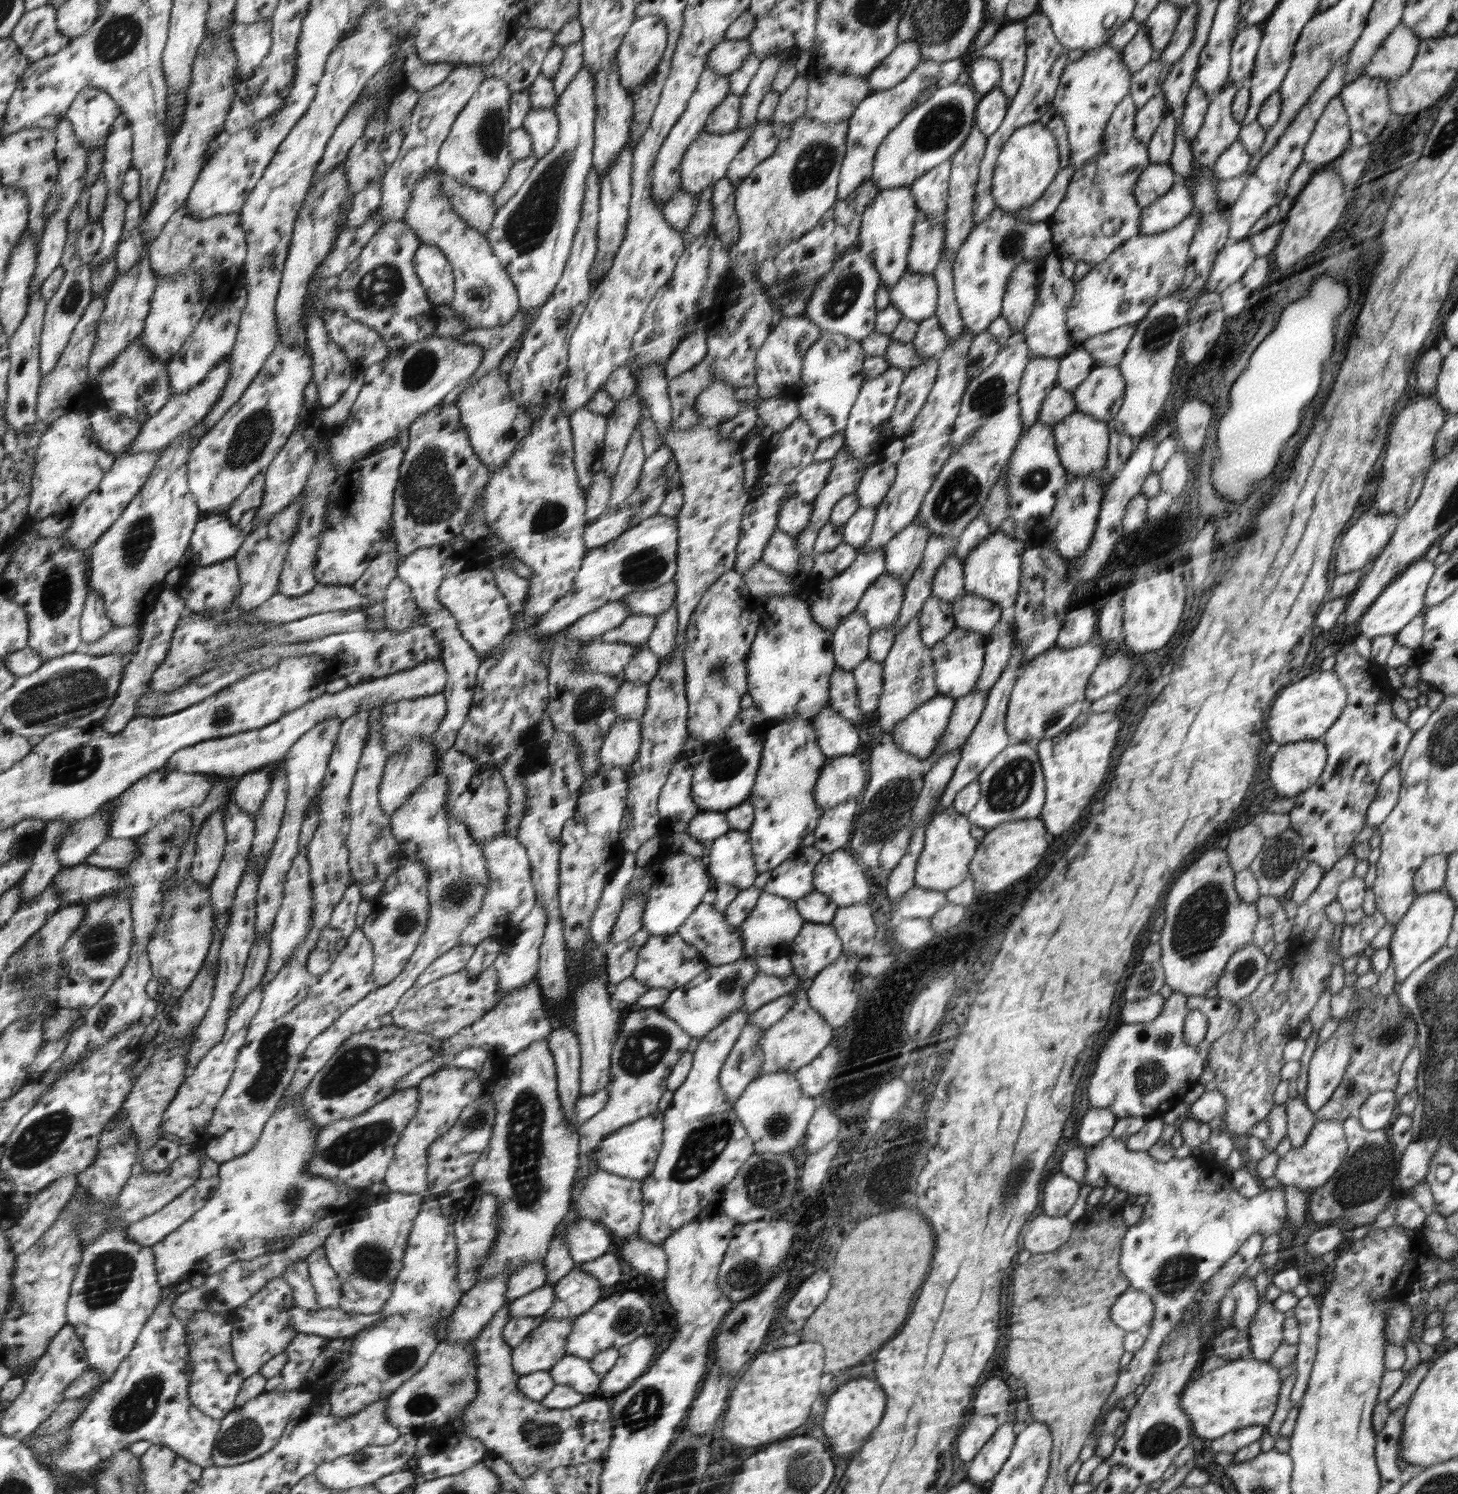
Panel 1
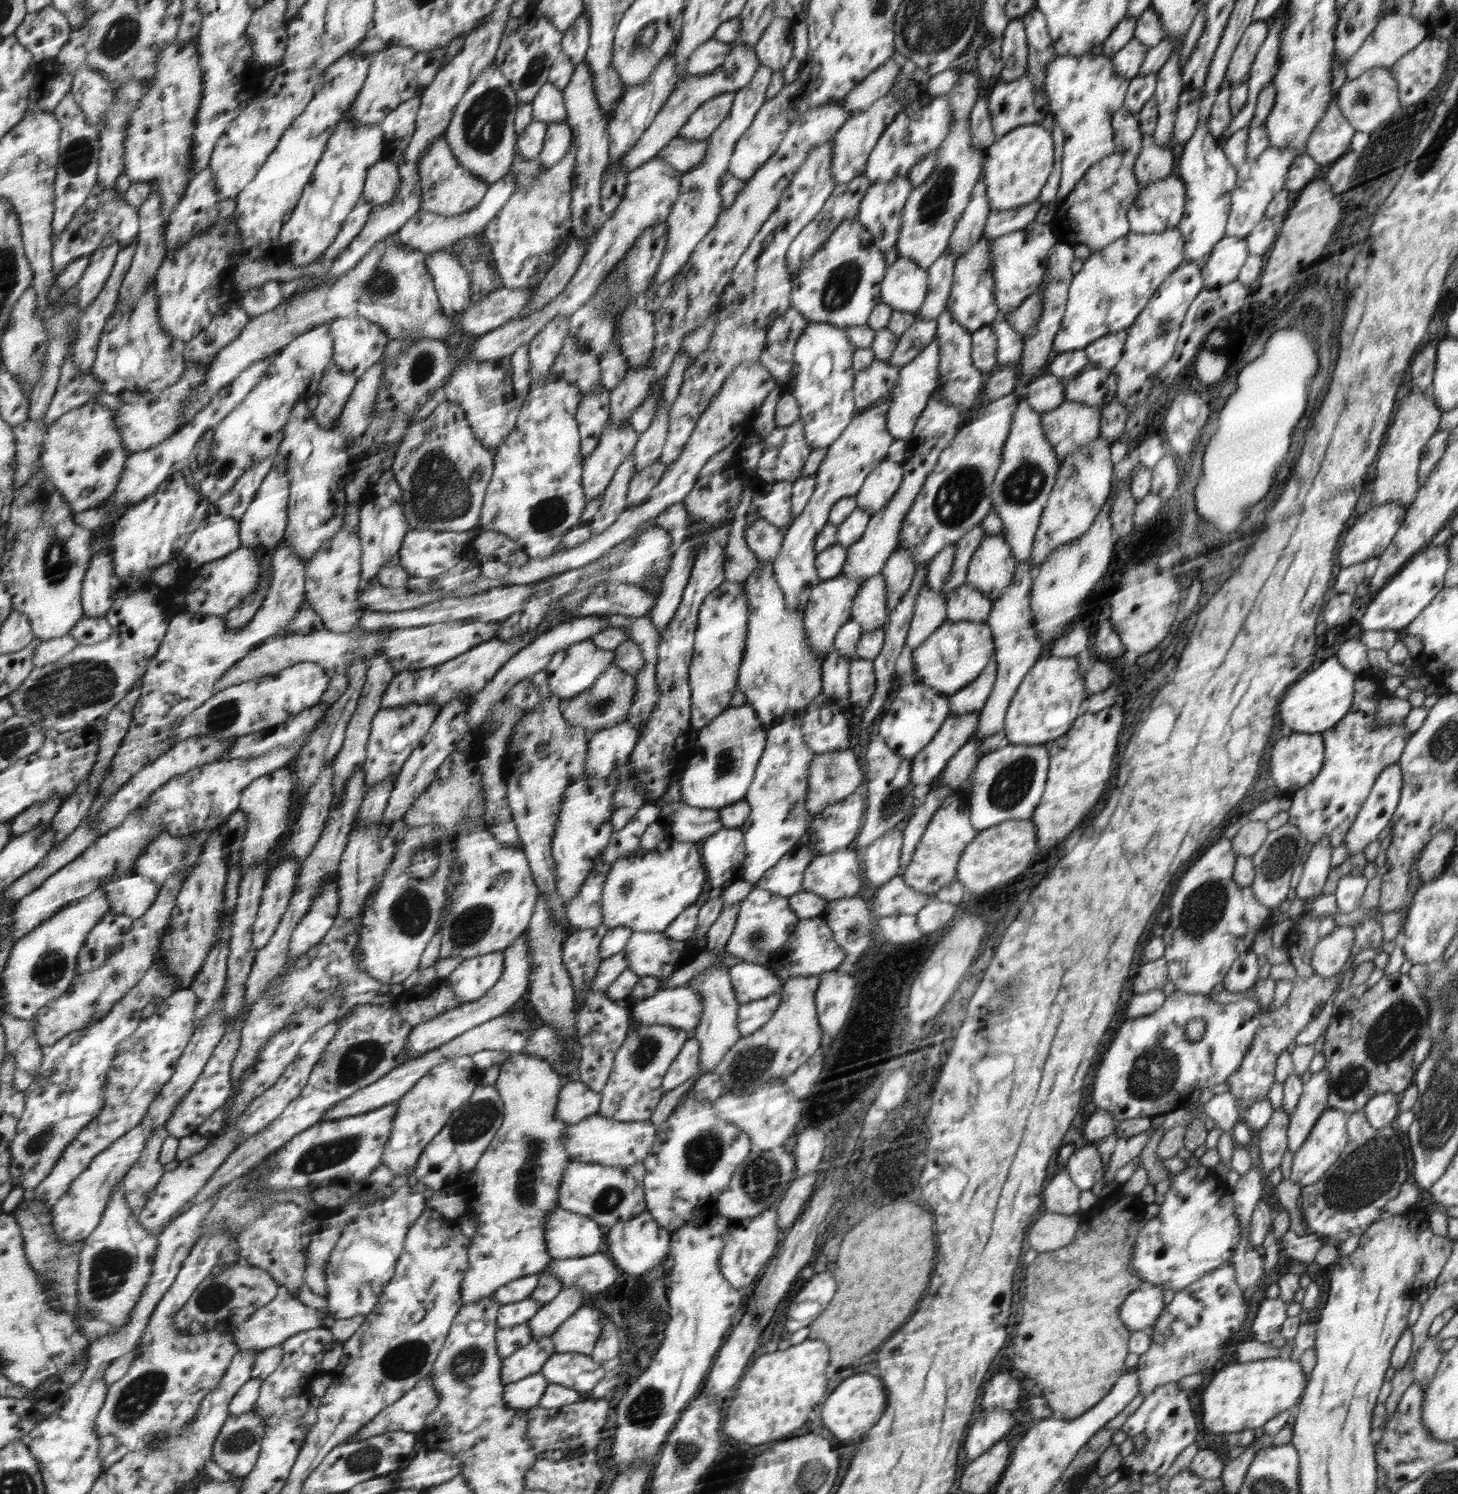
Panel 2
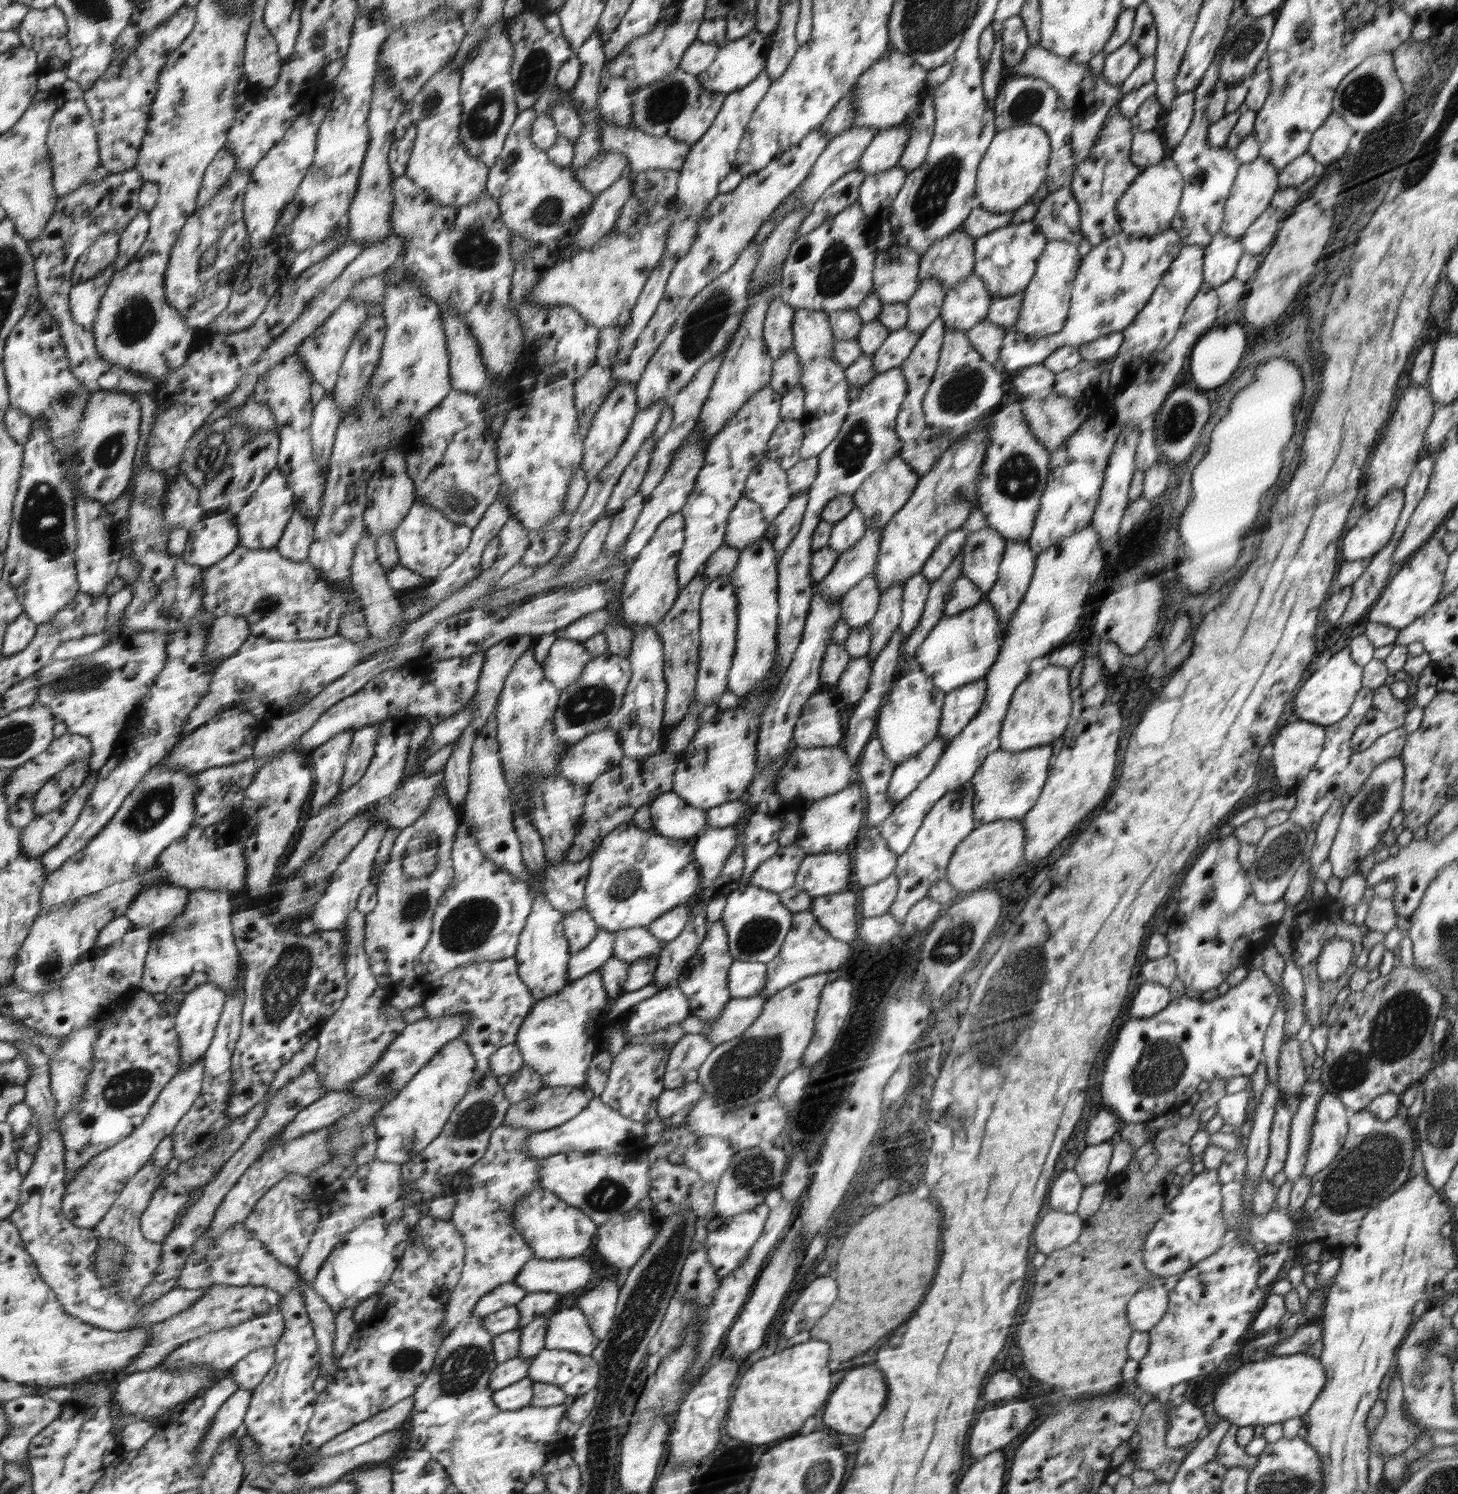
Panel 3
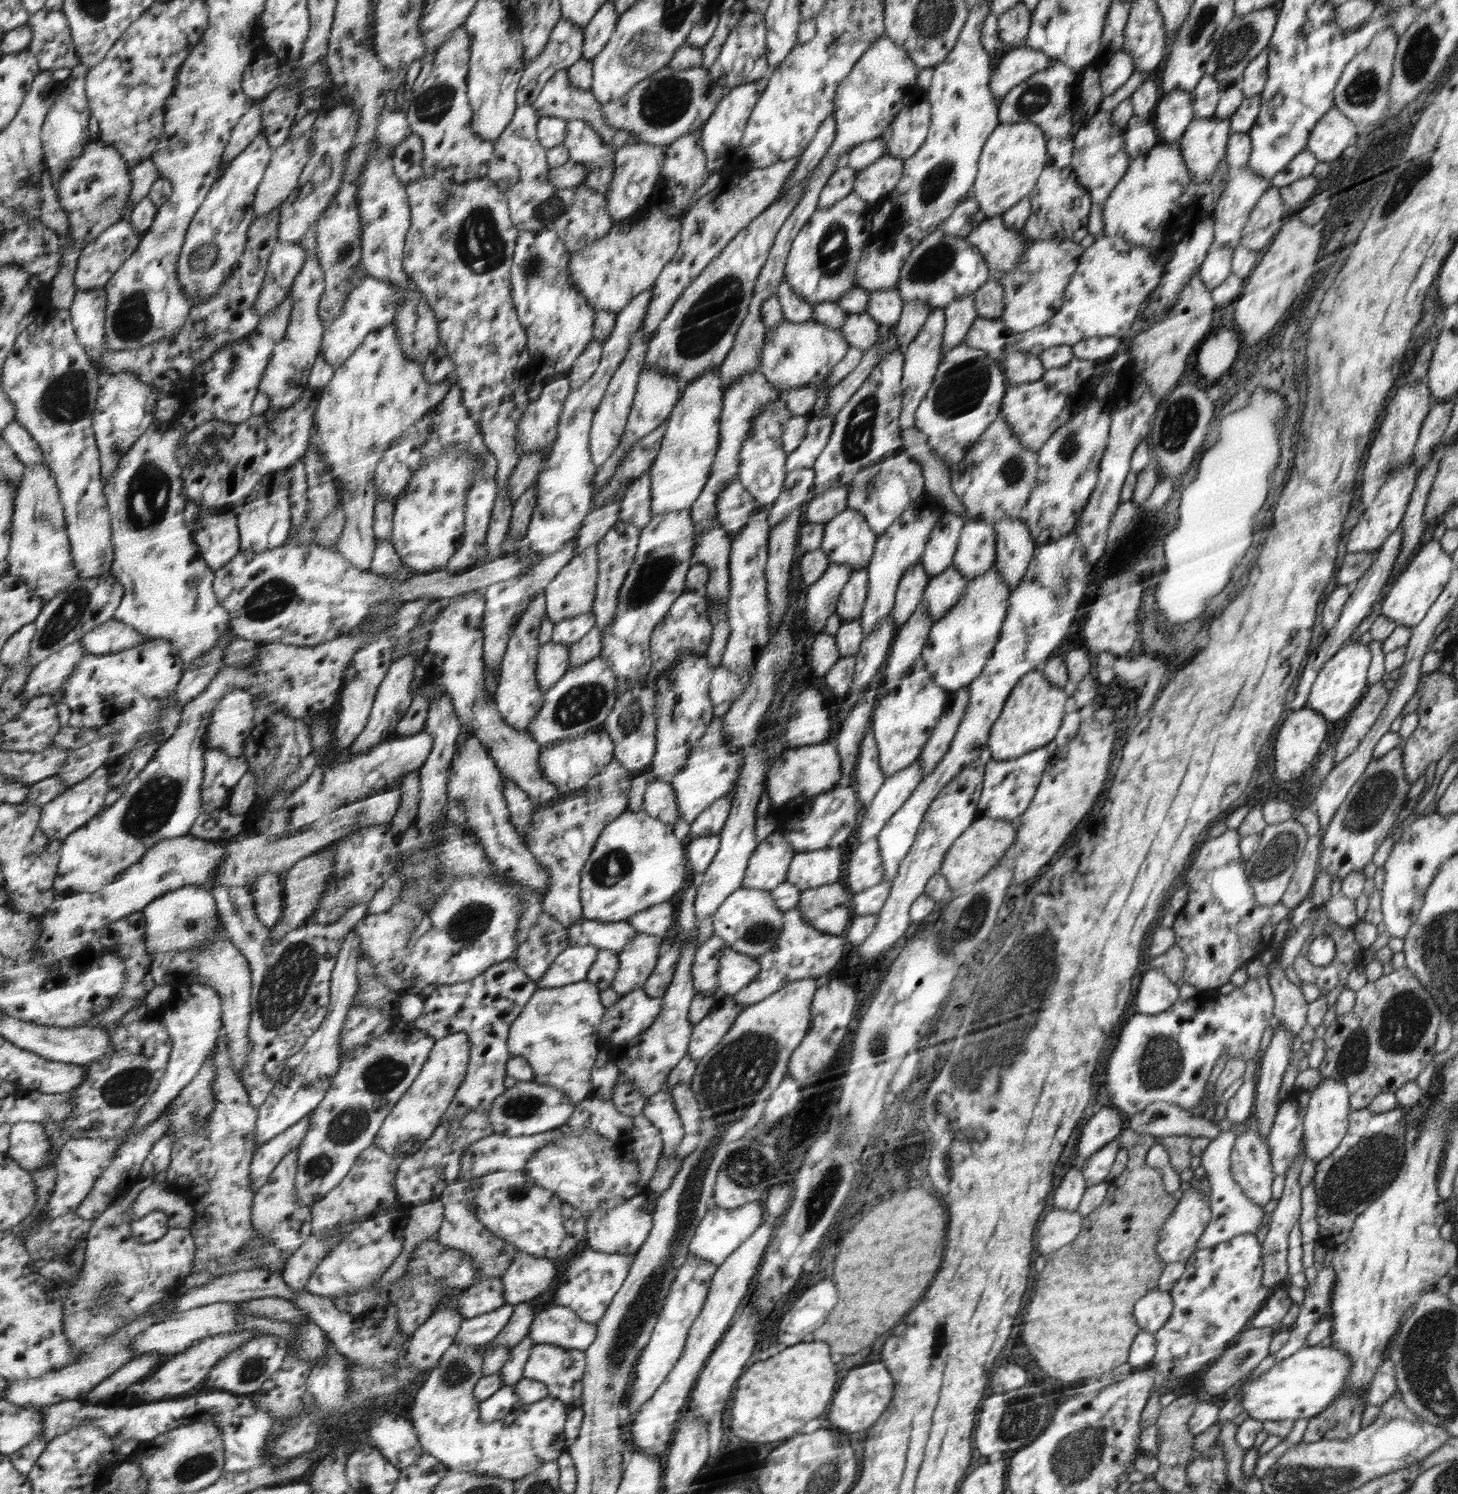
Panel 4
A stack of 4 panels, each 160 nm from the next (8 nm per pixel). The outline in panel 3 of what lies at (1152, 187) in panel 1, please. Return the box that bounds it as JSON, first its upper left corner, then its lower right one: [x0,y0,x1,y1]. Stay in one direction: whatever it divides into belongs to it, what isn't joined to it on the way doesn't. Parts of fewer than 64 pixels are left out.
[1131,130,1164,169]

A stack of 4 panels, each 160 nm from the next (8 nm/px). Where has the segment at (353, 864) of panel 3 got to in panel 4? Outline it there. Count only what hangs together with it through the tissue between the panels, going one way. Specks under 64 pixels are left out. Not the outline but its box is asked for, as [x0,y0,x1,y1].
[254,930,359,1150]

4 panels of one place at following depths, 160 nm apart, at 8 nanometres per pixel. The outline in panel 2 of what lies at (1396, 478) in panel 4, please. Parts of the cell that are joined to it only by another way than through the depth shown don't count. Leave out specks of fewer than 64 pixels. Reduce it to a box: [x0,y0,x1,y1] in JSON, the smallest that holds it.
[1338,502,1406,568]

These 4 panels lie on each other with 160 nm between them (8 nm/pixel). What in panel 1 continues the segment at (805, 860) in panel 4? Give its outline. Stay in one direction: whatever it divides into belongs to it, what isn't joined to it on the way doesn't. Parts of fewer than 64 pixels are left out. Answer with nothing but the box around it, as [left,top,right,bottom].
[815,849,868,907]

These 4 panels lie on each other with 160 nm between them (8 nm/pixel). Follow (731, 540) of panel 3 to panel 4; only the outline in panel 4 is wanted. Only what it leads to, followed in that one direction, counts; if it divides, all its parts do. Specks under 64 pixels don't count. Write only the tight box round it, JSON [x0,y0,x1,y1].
[717,482,755,539]

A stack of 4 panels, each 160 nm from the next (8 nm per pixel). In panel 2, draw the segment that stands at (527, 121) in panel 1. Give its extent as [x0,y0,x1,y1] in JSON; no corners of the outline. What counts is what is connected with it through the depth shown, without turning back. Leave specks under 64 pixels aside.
[538,122,573,168]

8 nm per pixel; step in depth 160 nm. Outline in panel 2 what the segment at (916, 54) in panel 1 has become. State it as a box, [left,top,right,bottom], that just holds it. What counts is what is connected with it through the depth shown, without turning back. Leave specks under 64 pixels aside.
[843,54,903,114]

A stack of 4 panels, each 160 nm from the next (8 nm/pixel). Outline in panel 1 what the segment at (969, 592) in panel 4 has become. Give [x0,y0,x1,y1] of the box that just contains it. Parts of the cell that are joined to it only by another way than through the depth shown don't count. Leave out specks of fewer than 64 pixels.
[931,627,987,700]

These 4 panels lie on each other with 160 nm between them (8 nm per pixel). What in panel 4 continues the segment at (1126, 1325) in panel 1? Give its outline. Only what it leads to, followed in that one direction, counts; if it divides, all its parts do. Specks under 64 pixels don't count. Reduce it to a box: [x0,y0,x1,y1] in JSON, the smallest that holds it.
[1133,1289,1173,1333]

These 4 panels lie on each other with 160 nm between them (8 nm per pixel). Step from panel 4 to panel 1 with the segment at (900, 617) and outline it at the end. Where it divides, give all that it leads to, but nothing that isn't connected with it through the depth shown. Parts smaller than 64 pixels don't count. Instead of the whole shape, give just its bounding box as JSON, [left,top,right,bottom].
[919,595,956,648]

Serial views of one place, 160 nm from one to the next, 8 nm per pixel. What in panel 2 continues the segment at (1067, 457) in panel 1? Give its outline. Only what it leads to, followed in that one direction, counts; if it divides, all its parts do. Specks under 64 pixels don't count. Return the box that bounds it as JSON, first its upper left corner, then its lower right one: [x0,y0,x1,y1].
[1041,399,1101,463]

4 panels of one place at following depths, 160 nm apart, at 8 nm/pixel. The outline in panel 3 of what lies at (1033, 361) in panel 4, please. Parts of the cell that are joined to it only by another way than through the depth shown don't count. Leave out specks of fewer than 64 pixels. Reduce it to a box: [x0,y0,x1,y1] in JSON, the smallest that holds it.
[1014,363,1055,398]

